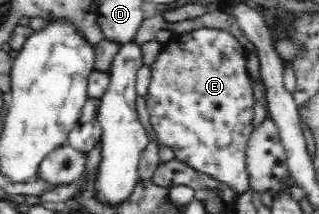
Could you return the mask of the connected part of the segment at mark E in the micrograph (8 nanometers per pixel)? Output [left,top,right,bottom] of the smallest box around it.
[144,29,254,194]

